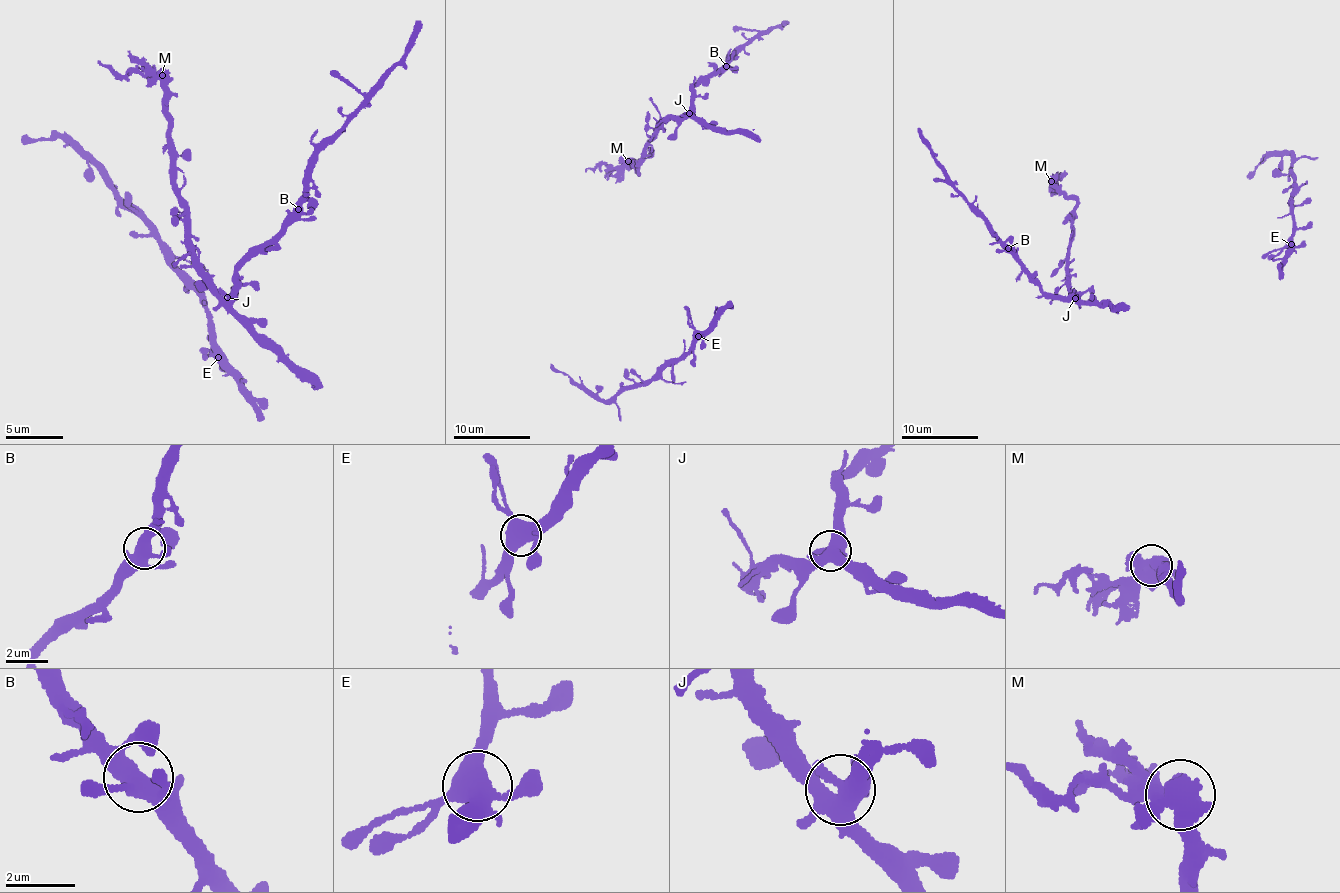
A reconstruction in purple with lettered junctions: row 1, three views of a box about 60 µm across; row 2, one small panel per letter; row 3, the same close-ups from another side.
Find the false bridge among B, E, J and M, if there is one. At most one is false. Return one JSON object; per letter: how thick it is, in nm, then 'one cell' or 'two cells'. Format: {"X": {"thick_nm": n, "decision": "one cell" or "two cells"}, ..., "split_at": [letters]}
{"B": {"thick_nm": 440, "decision": "one cell"}, "E": {"thick_nm": 480, "decision": "one cell"}, "J": {"thick_nm": 480, "decision": "one cell"}, "M": {"thick_nm": 550, "decision": "two cells"}, "split_at": ["M"]}

